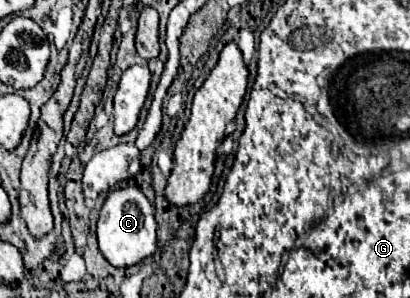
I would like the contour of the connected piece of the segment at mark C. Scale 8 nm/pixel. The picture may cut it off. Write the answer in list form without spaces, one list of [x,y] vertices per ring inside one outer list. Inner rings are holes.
[[[138,186],[110,190],[98,218],[98,248],[112,266],[134,266],[156,252],[156,220],[154,208]]]

